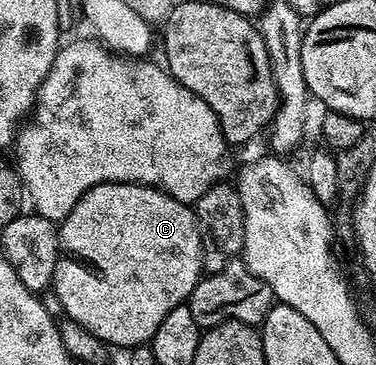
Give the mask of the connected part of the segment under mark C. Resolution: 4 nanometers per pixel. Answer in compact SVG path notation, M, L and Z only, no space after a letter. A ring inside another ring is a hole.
M102 182L96 188L84 192L84 196L76 204L76 208L72 208L72 212L68 212L68 216L58 226L58 244L60 253L52 283L52 294L58 297L59 304L66 309L65 317L69 321L80 323L92 332L92 336L96 336L101 342L105 342L111 347L133 348L149 343L156 328L160 328L160 320L164 320L164 316L168 316L168 312L172 312L172 308L183 305L189 299L192 288L196 288L199 278L204 274L202 232L198 229L198 218L193 209L187 203L176 200L171 194L157 190L154 186L137 186L135 182Z

